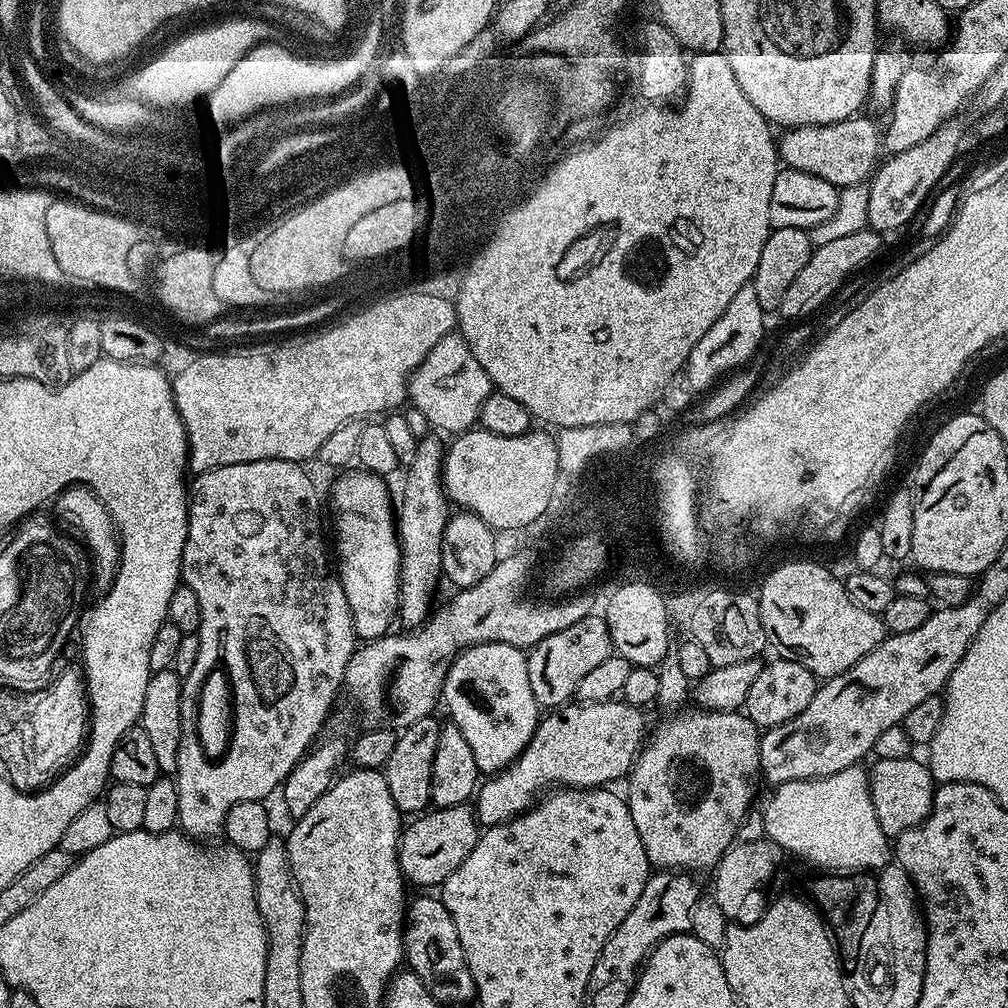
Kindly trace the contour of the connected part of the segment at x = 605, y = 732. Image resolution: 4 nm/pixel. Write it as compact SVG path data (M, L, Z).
M623 699L607 700L601 704L581 704L569 702L555 710L549 711L536 725L536 732L530 738L526 750L508 767L495 773L494 780L500 783L500 792L504 796L512 795L516 800L480 800L474 804L476 819L481 825L505 824L515 816L528 810L529 801L520 800L524 792L532 794L549 789L551 786L565 788L599 788L615 785L615 780L623 781L632 770L632 763L640 755L640 749L646 743L646 728L644 732L644 715L641 709L632 704L624 703Z

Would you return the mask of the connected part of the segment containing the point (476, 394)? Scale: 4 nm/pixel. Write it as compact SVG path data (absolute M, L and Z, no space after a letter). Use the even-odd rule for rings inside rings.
M449 334L441 338L426 354L424 361L408 377L408 395L411 407L426 414L426 422L441 433L459 434L469 431L479 421L482 402L494 391L492 380L482 370L482 362L474 358L464 337Z

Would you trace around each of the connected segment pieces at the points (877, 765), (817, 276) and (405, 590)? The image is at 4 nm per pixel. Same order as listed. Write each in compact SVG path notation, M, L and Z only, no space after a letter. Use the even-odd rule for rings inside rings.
M886 758L876 760L868 772L868 785L874 802L874 814L878 814L878 826L882 826L889 838L900 836L906 830L918 826L932 813L932 799L938 787L932 779L932 769L923 759Z
M866 227L854 234L846 234L842 238L834 238L834 242L826 242L813 247L810 262L802 266L798 278L790 282L786 294L782 294L782 302L778 309L779 315L792 320L795 316L808 316L816 312L859 268L864 268L880 252L881 233L873 232Z
M429 434L427 436L419 437L418 439L418 450L414 450L414 462L410 462L406 465L406 471L408 472L404 476L404 489L401 490L400 496L398 492L398 500L404 505L399 505L398 511L396 512L396 534L400 538L400 607L398 609L398 620L399 623L404 623L403 627L408 630L419 628L422 624L427 624L433 611L434 603L432 599L436 596L436 587L439 586L440 580L442 584L442 573L444 567L442 566L442 546L444 545L444 531L448 525L448 517L450 515L450 501L444 490L444 453L446 451L445 441L440 441L441 437L436 434Z

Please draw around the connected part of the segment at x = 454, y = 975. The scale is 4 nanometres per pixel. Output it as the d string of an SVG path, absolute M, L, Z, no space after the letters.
M420 894L416 901L406 908L404 921L404 960L407 967L418 978L422 978L422 986L430 990L430 994L442 1006L448 1004L468 1004L476 1000L474 978L470 974L470 966L466 962L466 954L462 942L458 942L458 930L454 926L454 918L446 910L443 900L432 894Z

